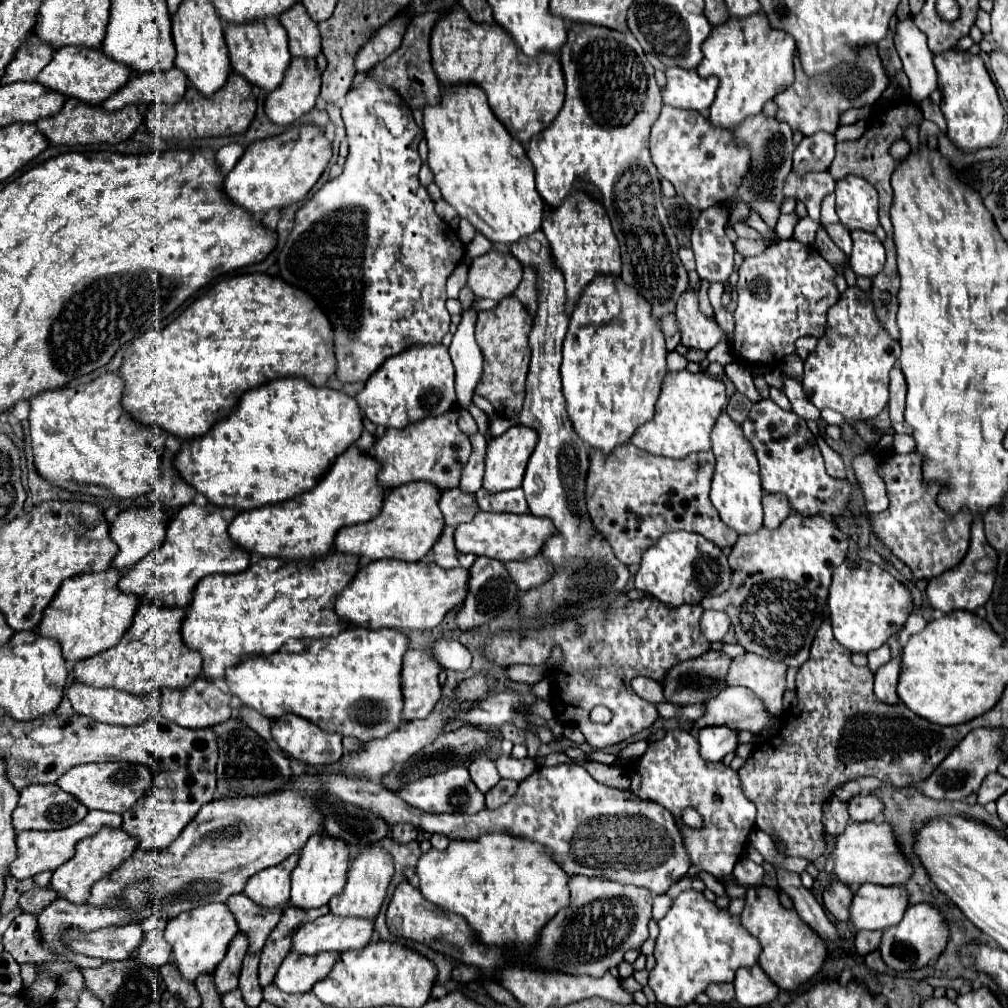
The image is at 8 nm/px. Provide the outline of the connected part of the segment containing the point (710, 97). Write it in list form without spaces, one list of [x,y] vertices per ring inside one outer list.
[[[668,67],[666,69],[666,87],[662,89],[662,101],[672,107],[682,109],[696,109],[706,111],[714,101],[718,79],[708,77],[700,79],[696,69],[680,69]]]

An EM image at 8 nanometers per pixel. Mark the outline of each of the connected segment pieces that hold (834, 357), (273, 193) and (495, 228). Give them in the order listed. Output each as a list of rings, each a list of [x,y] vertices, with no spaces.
[[[848,287],[828,311],[826,335],[804,361],[804,393],[820,411],[832,409],[848,421],[868,421],[888,403],[888,371],[898,355],[900,345],[880,327],[868,293]]]
[[[302,125],[302,127],[292,127],[288,131],[284,131],[282,135],[276,137],[268,137],[262,141],[252,143],[244,155],[240,157],[240,161],[236,163],[236,167],[226,175],[224,179],[224,195],[238,205],[240,209],[248,211],[250,215],[266,215],[272,209],[284,209],[292,203],[302,201],[308,191],[314,187],[314,183],[320,179],[320,175],[324,173],[324,167],[328,165],[332,157],[332,149],[330,149],[330,141],[324,137],[324,133],[312,125]]]
[[[460,85],[446,89],[438,105],[424,109],[423,128],[434,183],[460,219],[470,221],[492,245],[504,247],[540,231],[544,199],[534,187],[534,167],[524,147],[496,119],[480,87]]]

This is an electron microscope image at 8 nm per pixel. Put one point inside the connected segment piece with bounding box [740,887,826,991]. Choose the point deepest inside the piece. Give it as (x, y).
(792, 953)

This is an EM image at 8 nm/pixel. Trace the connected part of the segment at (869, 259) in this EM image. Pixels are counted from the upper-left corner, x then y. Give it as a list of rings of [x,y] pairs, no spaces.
[[[852,231],[854,251],[850,255],[850,267],[856,275],[874,277],[884,267],[884,247],[874,233]]]

